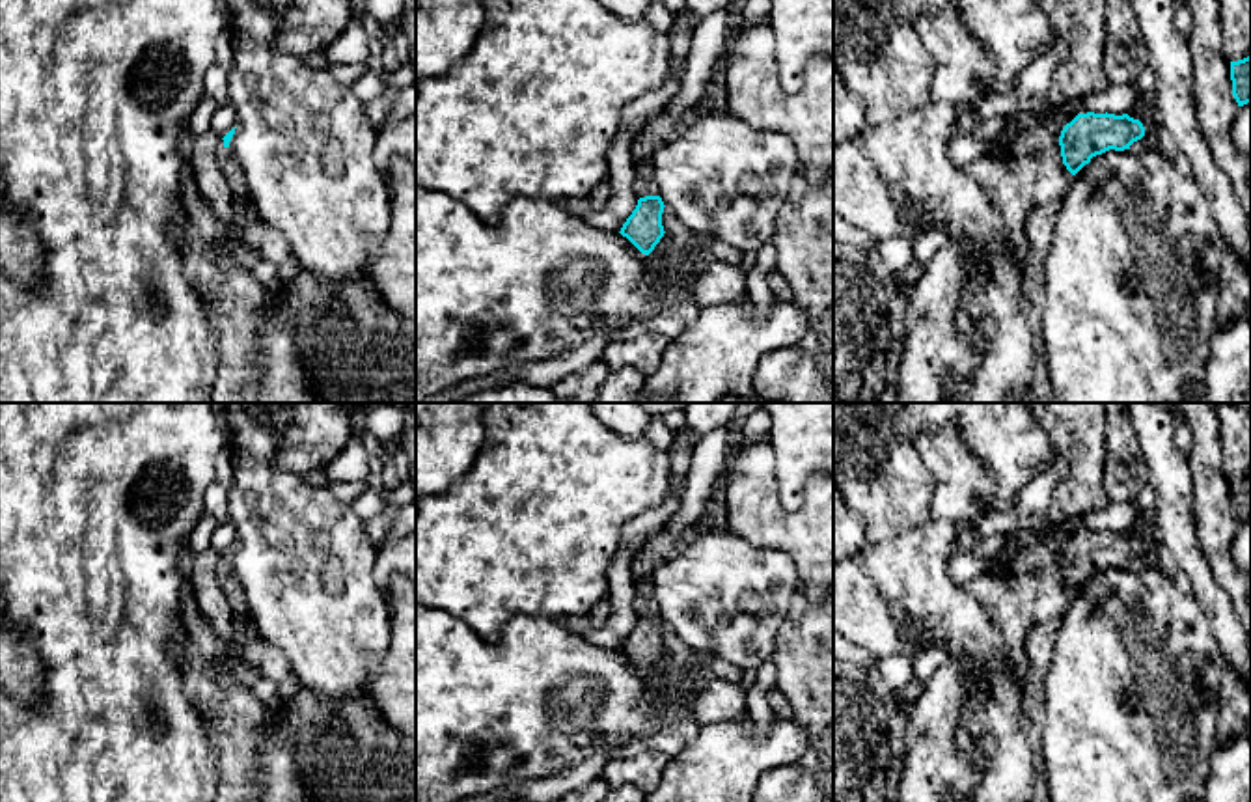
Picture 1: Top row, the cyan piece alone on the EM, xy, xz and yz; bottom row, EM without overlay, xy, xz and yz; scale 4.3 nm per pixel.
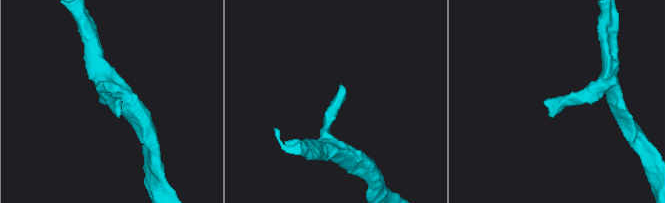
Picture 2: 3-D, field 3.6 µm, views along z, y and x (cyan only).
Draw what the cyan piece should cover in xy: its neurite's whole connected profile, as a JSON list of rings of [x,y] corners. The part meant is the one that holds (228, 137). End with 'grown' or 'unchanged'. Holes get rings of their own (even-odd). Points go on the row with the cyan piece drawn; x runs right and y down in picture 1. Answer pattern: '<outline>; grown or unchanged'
[[[231,129],[222,138],[224,147],[218,149],[216,157],[218,157],[218,166],[224,173],[224,177],[226,177],[226,183],[229,185],[235,205],[242,213],[248,213],[250,211],[250,201],[248,201],[248,187],[246,187],[244,170],[242,170],[239,159],[235,157],[235,153],[229,149],[229,142],[231,142],[233,134],[235,134],[235,129]]]; grown

